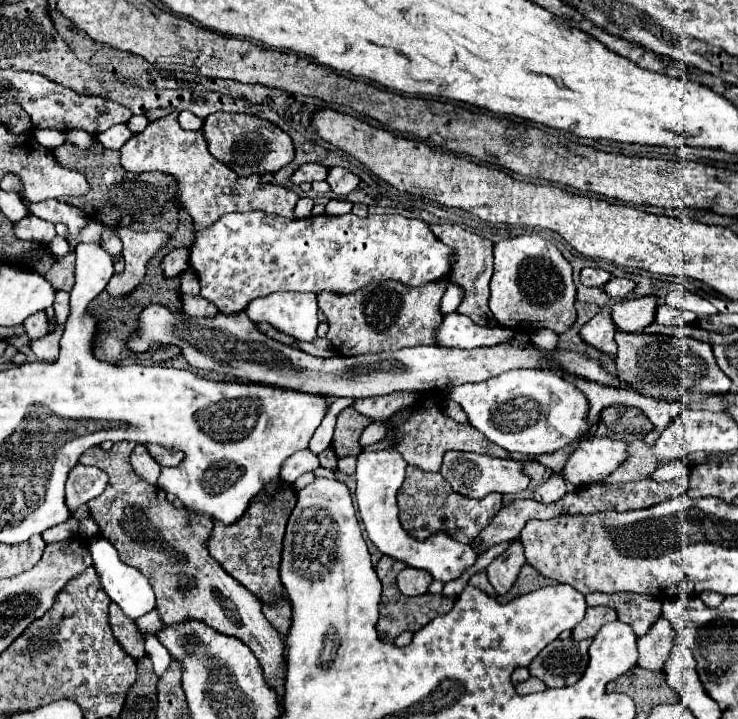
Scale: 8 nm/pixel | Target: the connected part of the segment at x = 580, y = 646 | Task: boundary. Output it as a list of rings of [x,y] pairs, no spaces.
[[[555,639],[529,665],[531,677],[541,679],[547,687],[565,687],[577,683],[585,673],[589,661],[587,655],[589,645],[591,643],[587,643],[587,639],[585,641]]]

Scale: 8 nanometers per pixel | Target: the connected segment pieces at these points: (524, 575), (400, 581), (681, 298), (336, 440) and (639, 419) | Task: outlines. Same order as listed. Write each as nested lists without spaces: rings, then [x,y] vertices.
[[[523,565],[517,583],[511,587],[511,591],[509,591],[507,595],[497,597],[497,601],[499,601],[499,603],[509,603],[509,601],[513,601],[515,597],[521,597],[521,595],[525,595],[525,593],[531,593],[531,591],[541,589],[541,587],[547,587],[547,585],[555,585],[555,581],[545,579],[545,577],[539,575],[531,565]]]
[[[405,567],[397,575],[397,587],[407,597],[415,597],[415,595],[427,593],[427,587],[431,585],[431,581],[433,581],[433,577],[427,571],[423,571],[423,569],[419,571],[419,569]]]
[[[683,289],[667,293],[665,303],[671,305],[671,307],[677,307],[677,309],[689,309],[689,311],[697,313],[699,317],[717,313],[717,309],[715,309],[707,299],[703,299],[703,297],[695,295],[695,293],[687,293],[687,291],[683,291]]]
[[[353,407],[341,411],[337,415],[337,425],[335,425],[335,435],[333,435],[333,443],[331,449],[335,451],[337,457],[347,457],[353,455],[357,457],[363,447],[359,443],[359,437],[363,433],[365,427],[369,427],[373,421],[361,413],[357,413]]]
[[[609,405],[601,411],[601,421],[613,431],[613,433],[649,433],[653,429],[653,423],[647,419],[647,415],[637,407],[627,405]]]

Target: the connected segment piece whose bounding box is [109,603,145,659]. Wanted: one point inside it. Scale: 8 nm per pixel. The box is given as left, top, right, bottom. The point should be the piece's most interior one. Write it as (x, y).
(123, 628)

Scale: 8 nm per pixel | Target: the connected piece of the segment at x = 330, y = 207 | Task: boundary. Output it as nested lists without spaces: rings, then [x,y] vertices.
[[[331,199],[331,201],[325,205],[325,213],[327,213],[327,215],[345,215],[345,213],[351,213],[351,207],[353,207],[353,203],[349,203],[349,201]]]

